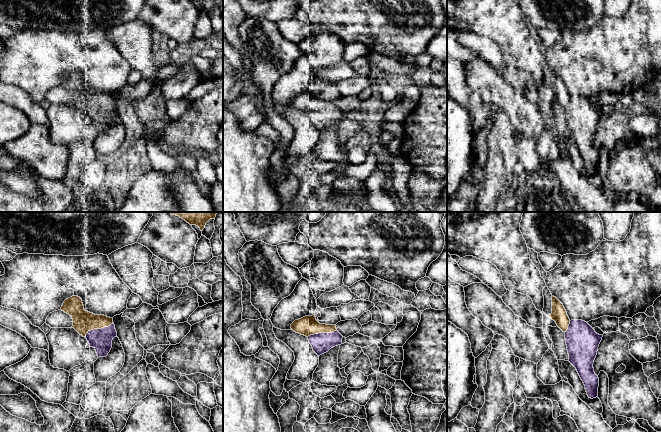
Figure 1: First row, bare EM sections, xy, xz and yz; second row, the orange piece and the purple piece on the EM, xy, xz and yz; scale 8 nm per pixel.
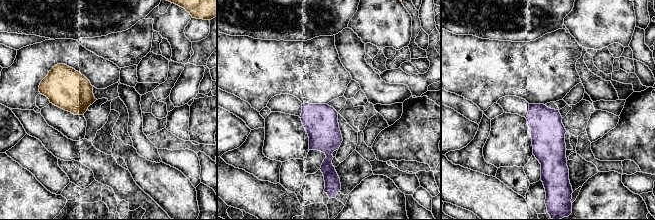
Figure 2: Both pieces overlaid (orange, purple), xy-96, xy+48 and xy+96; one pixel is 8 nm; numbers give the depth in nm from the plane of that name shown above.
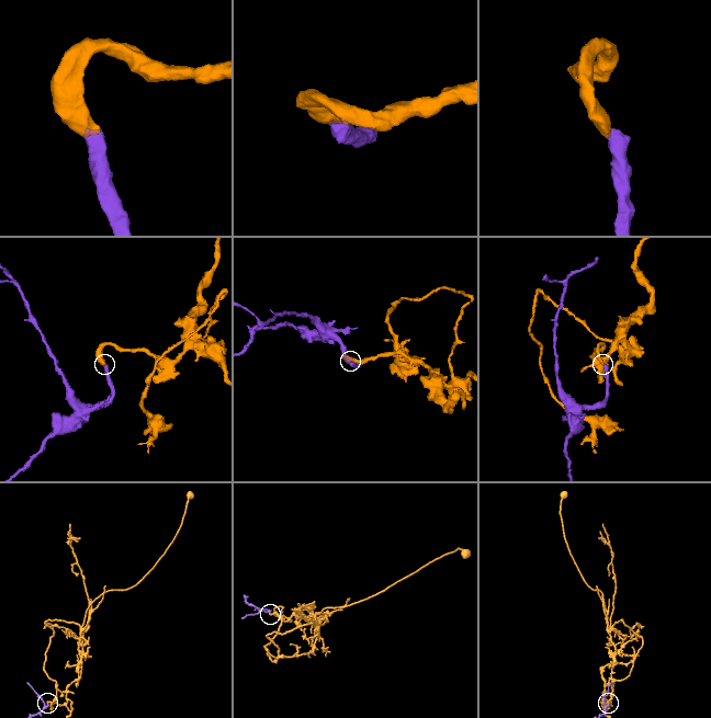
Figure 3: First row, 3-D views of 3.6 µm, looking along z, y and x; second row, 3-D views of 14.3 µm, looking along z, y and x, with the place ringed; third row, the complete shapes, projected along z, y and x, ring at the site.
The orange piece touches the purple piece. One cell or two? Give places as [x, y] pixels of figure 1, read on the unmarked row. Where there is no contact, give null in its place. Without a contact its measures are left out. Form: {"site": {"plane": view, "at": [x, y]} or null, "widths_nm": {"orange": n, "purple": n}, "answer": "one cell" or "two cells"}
{"site": {"plane": "xy", "at": [98, 104]}, "widths_nm": {"orange": 180, "purple": 180}, "answer": "one cell"}

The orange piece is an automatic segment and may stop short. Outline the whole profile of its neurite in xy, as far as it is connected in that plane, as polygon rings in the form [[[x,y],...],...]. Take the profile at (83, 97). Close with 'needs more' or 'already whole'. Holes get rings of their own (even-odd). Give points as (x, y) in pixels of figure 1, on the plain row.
[[[78,72],[66,75],[60,86],[72,93],[72,104],[87,115],[98,134],[108,131],[112,116],[117,112],[113,94],[85,87],[82,75]]]; needs more

